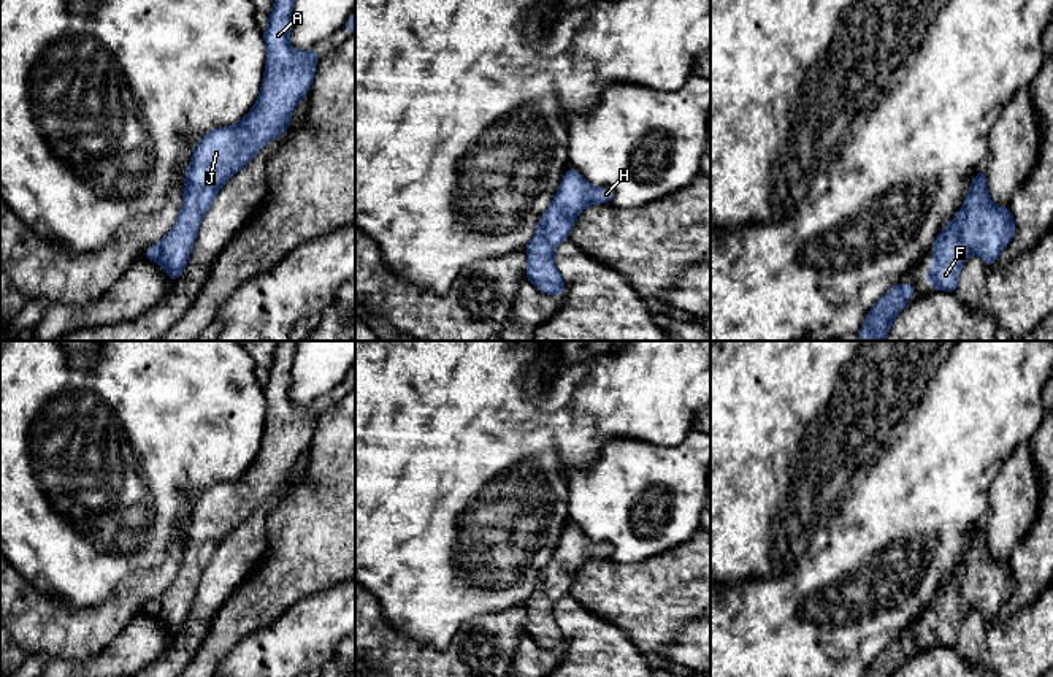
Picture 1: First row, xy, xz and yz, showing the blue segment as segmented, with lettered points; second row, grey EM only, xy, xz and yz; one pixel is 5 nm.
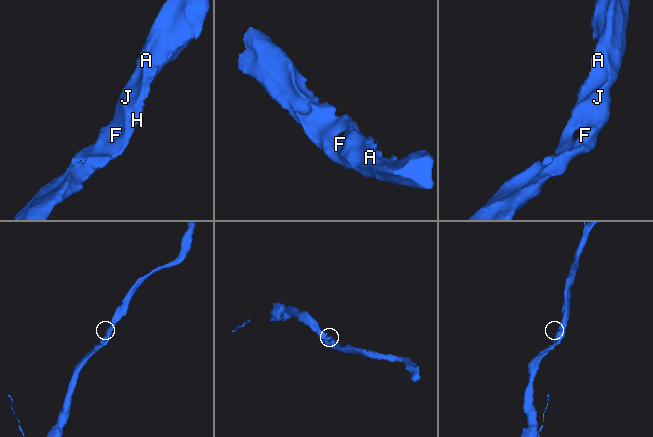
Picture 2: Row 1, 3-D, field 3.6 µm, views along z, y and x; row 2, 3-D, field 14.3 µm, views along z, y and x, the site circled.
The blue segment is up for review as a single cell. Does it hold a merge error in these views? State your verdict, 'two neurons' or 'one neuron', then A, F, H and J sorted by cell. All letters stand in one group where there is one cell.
one neuron; groups A F H J

